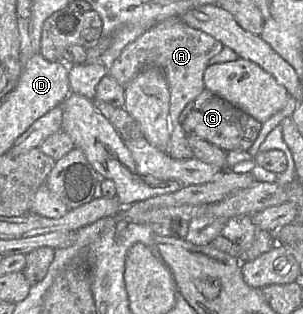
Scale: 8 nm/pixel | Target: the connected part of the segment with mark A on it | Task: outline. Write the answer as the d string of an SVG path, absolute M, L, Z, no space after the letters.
M180 18L164 19L128 44L108 70L121 86L128 83L144 68L157 67L161 69L167 79L170 90L169 116L170 140L165 153L178 160L190 159L193 156L186 134L179 123L179 116L189 102L195 99L205 89L203 75L209 66L209 60L220 53L224 46L212 36L187 26Z

